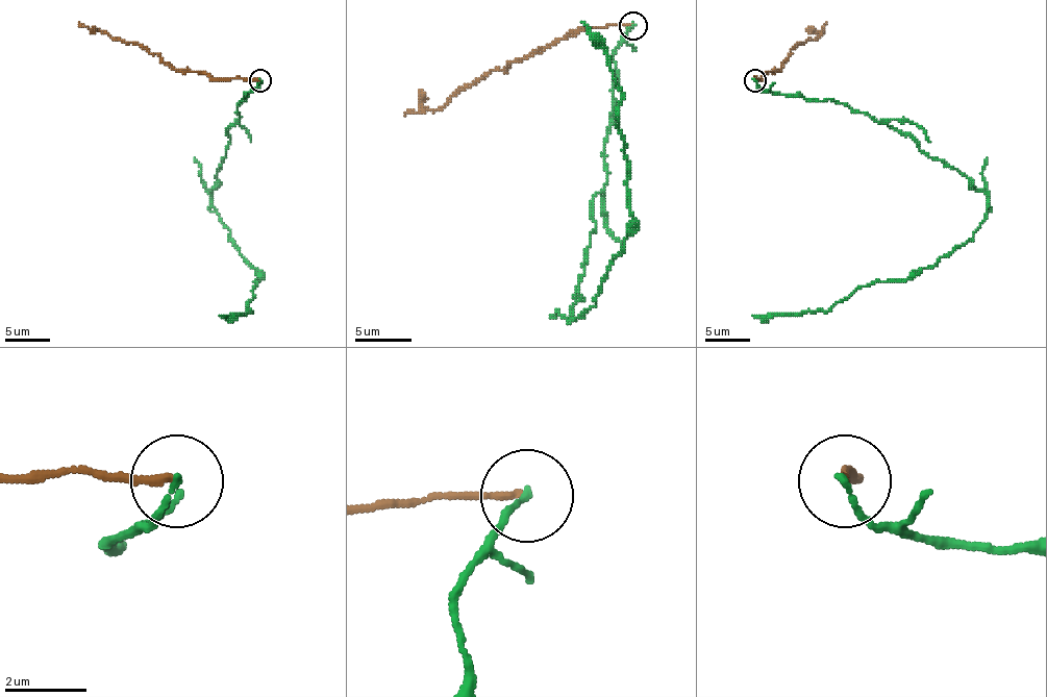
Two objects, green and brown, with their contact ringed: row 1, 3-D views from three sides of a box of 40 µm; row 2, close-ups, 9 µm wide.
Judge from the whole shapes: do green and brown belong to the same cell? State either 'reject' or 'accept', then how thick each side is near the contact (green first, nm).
reject; calibres 140 and 170 nm

